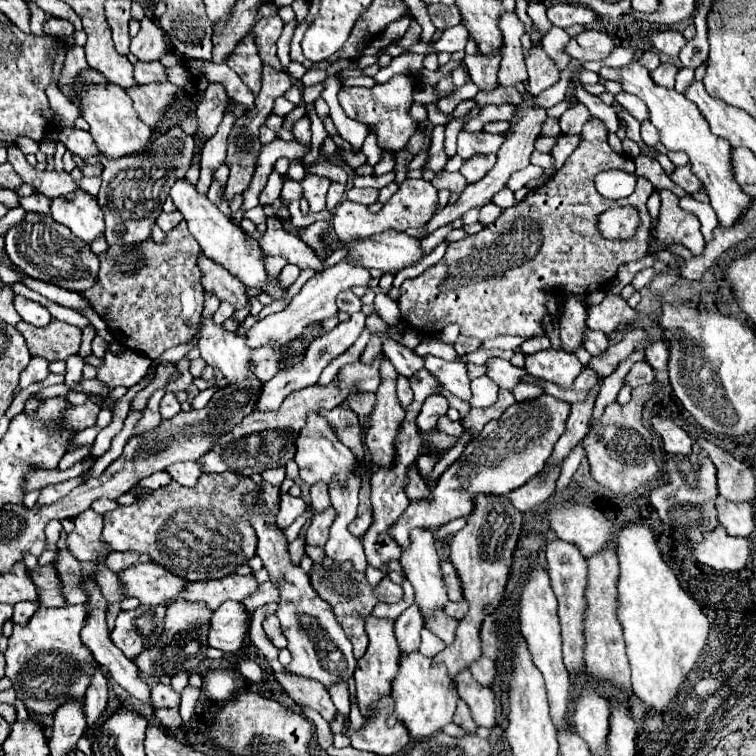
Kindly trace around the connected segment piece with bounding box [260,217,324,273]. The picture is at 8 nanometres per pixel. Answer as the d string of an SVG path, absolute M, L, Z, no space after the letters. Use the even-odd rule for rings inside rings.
M268 217L266 225L268 229L260 239L260 245L268 257L284 257L300 269L314 269L316 273L322 273L322 261L304 241L298 241L294 233L286 231L276 217Z

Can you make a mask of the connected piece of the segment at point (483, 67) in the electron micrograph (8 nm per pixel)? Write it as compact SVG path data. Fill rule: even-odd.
M466 55L464 61L468 65L472 81L476 83L476 87L480 91L494 91L498 87L496 85L496 73L498 73L498 65L500 65L500 57L498 55L494 55L494 57Z

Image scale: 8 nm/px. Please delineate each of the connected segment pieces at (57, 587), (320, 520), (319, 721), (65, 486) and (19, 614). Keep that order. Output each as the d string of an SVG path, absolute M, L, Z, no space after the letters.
M54 565L38 567L36 571L30 571L30 577L34 577L34 583L38 585L38 595L42 597L42 605L46 605L46 607L64 607L66 605L62 583L60 583L58 571Z
M332 507L314 517L314 521L308 529L308 545L318 545L318 547L326 545L328 535L330 535L330 525L332 525L334 517L336 517L336 513L334 513Z
M302 707L302 711L304 711L306 719L314 723L314 727L316 727L316 739L318 739L320 747L322 747L322 749L328 749L328 747L332 745L332 731L330 731L330 725L322 719L320 713L314 713L312 709L306 709L306 707Z
M84 475L76 477L76 479L68 479L68 481L62 481L62 483L56 483L56 485L46 485L44 489L40 489L40 497L38 497L38 503L42 505L48 505L48 503L54 503L58 499L62 499L66 493L70 493L76 485L80 485L84 479Z
M28 601L26 603L18 603L14 605L14 615L12 615L12 621L18 623L18 625L26 625L30 621L30 617L36 613L38 605L30 605Z

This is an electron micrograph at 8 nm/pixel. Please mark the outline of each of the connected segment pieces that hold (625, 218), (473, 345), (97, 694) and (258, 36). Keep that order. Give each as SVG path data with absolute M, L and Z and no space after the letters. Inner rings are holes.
M624 205L624 207L610 207L602 211L596 217L596 229L602 237L614 239L614 241L626 241L632 239L638 231L640 215L636 207Z
M458 337L458 341L454 343L454 349L460 353L460 355L464 355L464 353L472 353L472 351L476 351L480 347L480 341L474 341L474 339L470 339L470 337Z
M98 671L96 677L94 677L94 681L90 681L90 689L88 689L86 701L84 701L86 703L84 713L86 713L86 725L88 725L88 729L92 729L98 723L98 719L100 719L104 707L106 707L106 701L108 701L108 681Z
M278 15L274 17L262 17L254 27L254 45L258 47L258 55L264 65L270 65L274 69L280 69L280 61L276 57L276 41L282 35L282 21Z

